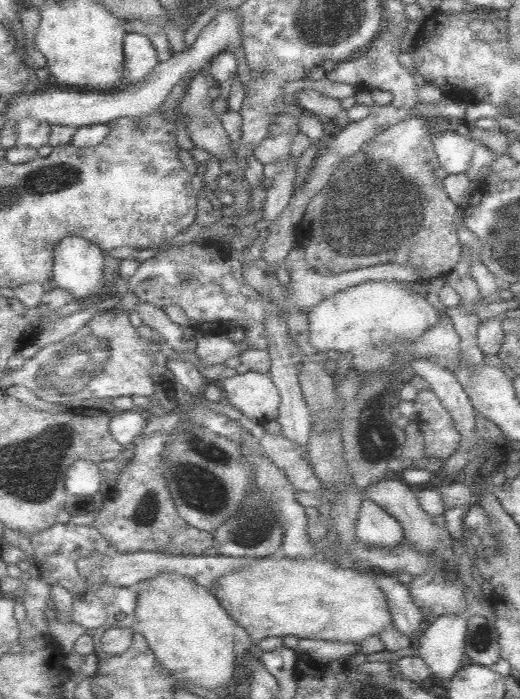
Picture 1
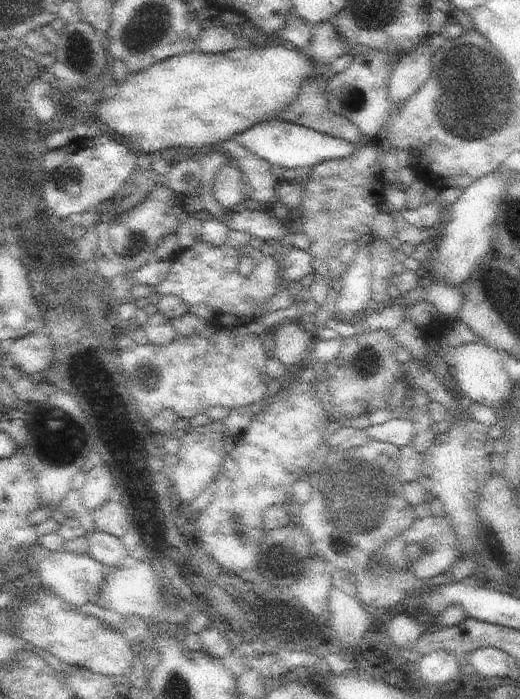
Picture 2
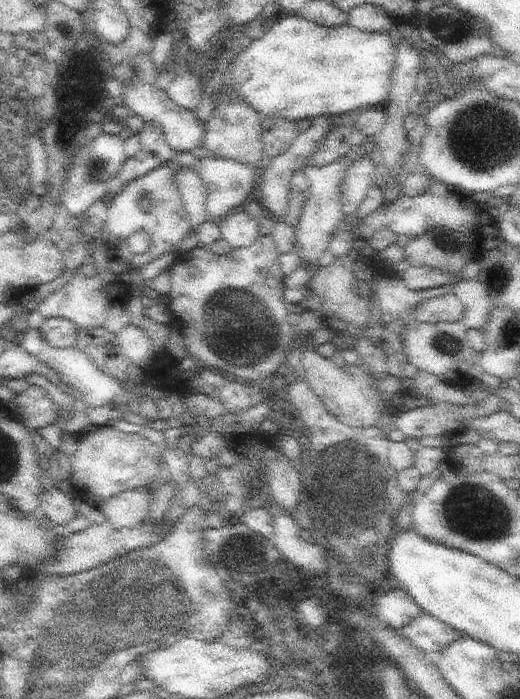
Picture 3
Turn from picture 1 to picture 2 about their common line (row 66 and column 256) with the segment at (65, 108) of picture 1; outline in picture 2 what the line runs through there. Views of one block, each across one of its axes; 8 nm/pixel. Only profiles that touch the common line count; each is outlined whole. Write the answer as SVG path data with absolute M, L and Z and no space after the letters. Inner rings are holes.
M234 140L220 142L220 146L230 150L233 158L236 158L236 166L245 176L246 183L253 188L252 196L249 198L260 205L270 206L281 183L272 172L273 165L264 158L256 156L254 152L250 152L240 142Z

